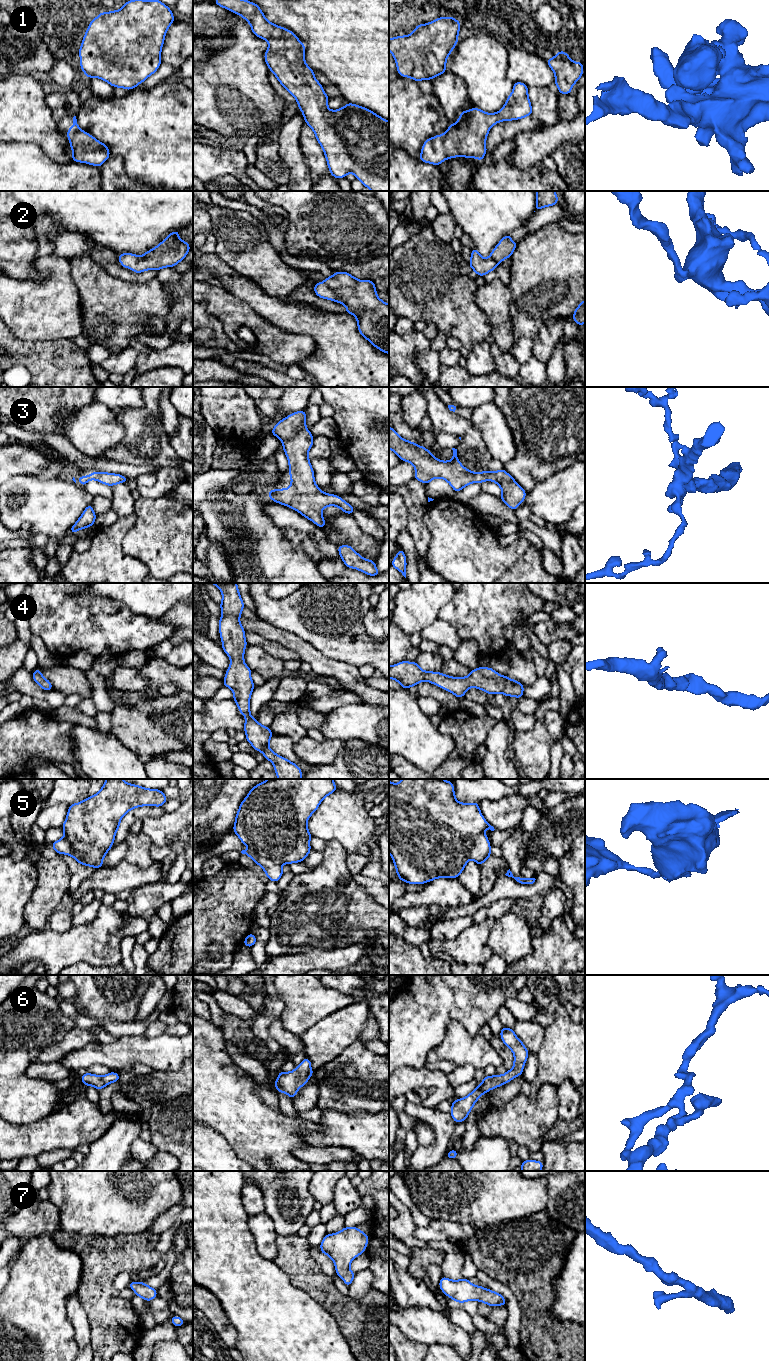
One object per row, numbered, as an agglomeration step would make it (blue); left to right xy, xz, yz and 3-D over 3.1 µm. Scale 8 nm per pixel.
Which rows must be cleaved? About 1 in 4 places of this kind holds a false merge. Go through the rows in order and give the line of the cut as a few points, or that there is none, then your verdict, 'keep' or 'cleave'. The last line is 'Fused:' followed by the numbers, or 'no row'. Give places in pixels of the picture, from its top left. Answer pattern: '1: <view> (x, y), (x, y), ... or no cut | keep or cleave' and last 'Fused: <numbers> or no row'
1: no cut | keep
2: no cut | keep
3: no cut | keep
4: no cut | keep
5: yz (483, 831), (475, 838), (469, 858) | cleave
6: no cut | keep
7: no cut | keep
Fused: 5

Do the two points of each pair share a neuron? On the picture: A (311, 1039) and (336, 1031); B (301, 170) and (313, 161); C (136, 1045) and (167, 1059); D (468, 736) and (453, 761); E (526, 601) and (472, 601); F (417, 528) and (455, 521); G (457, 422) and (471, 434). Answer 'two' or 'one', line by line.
A: one
B: two
C: one
D: one
E: one
F: two
G: two

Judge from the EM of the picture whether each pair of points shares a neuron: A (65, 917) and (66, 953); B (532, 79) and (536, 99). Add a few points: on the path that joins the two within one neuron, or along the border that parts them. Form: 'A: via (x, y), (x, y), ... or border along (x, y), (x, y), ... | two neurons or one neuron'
A: border along (72, 925), (67, 930), (61, 932), (47, 928) | two neurons
B: border along (528, 86), (547, 87) | two neurons

